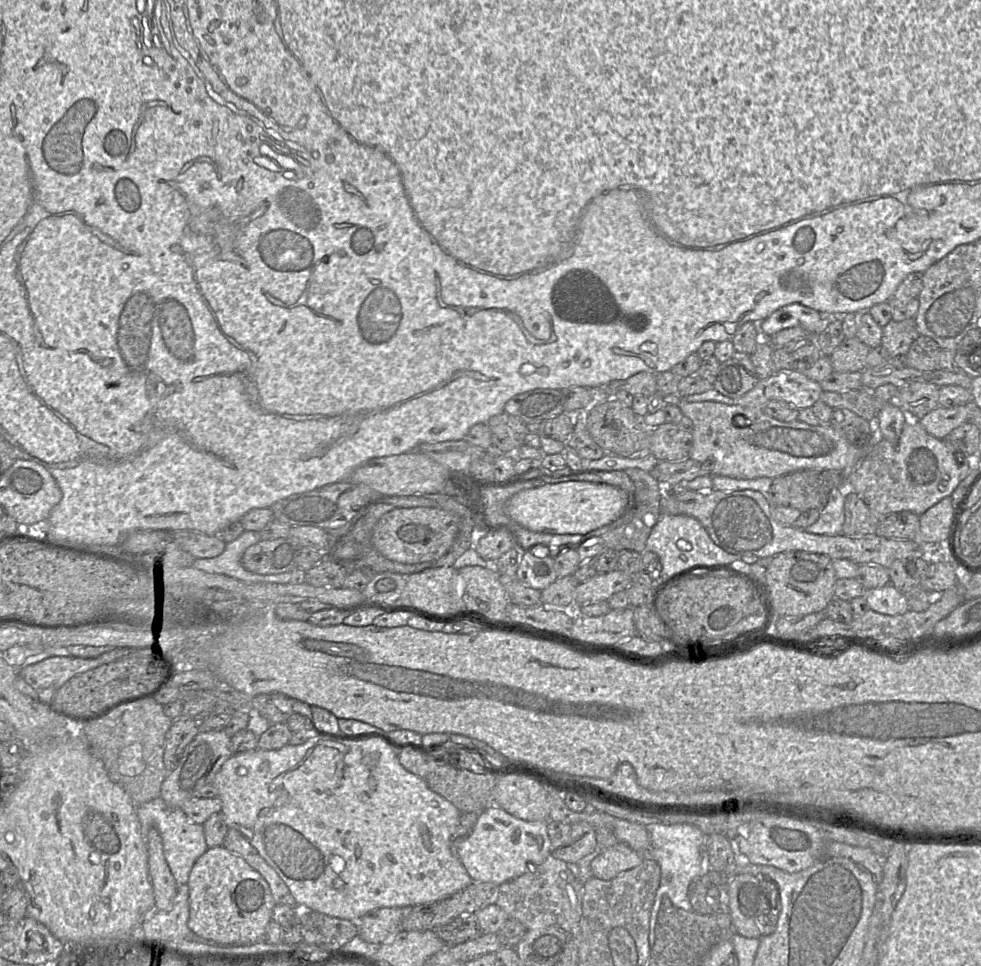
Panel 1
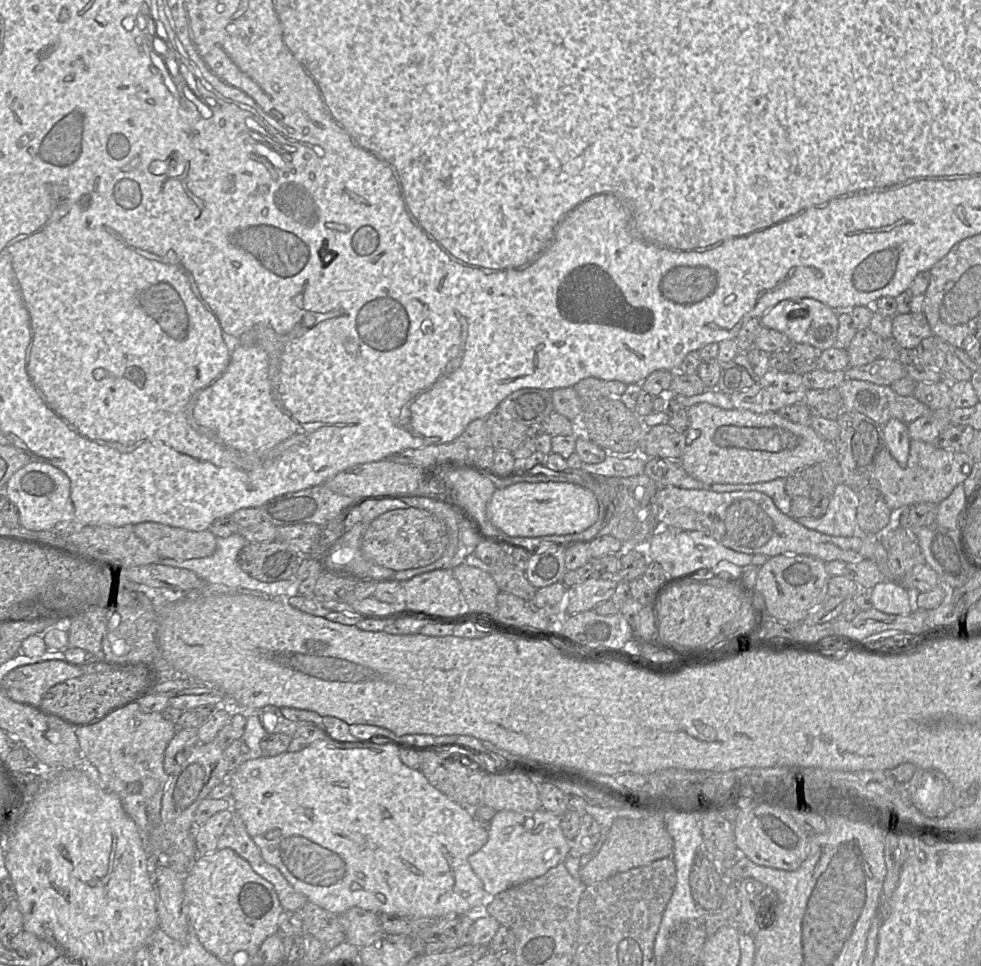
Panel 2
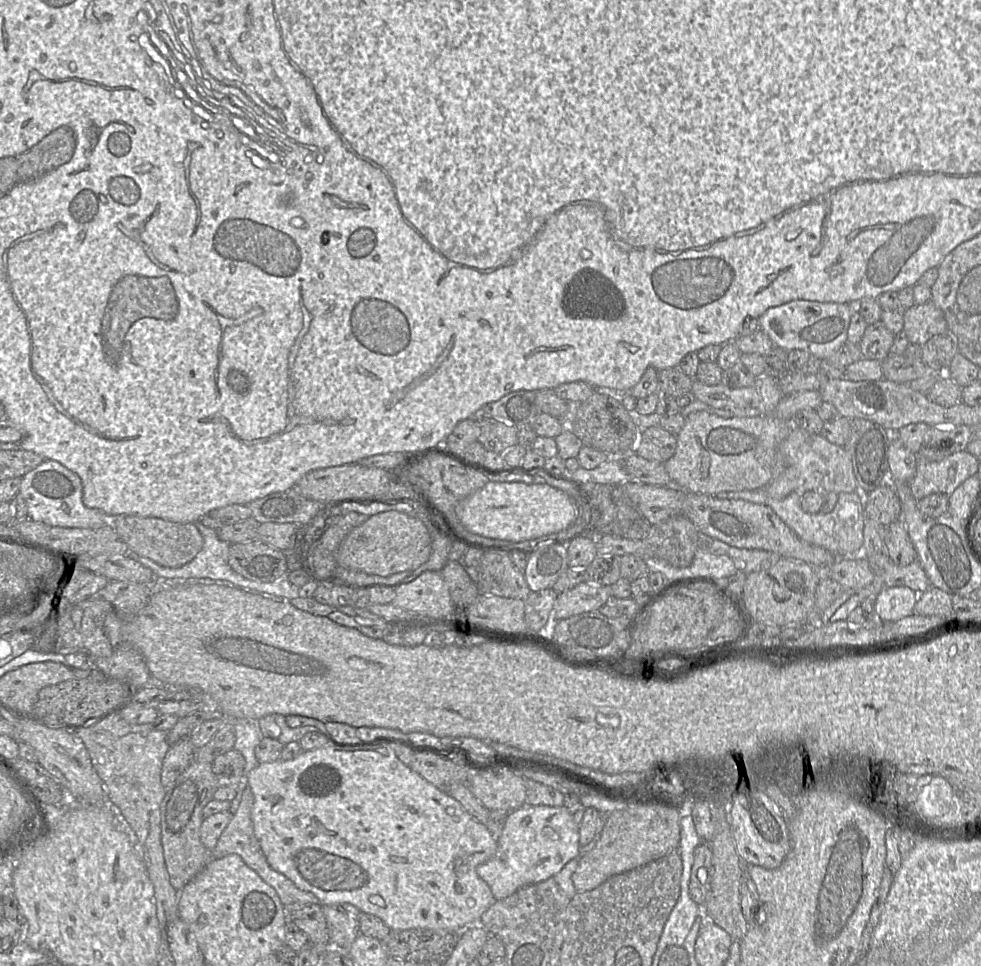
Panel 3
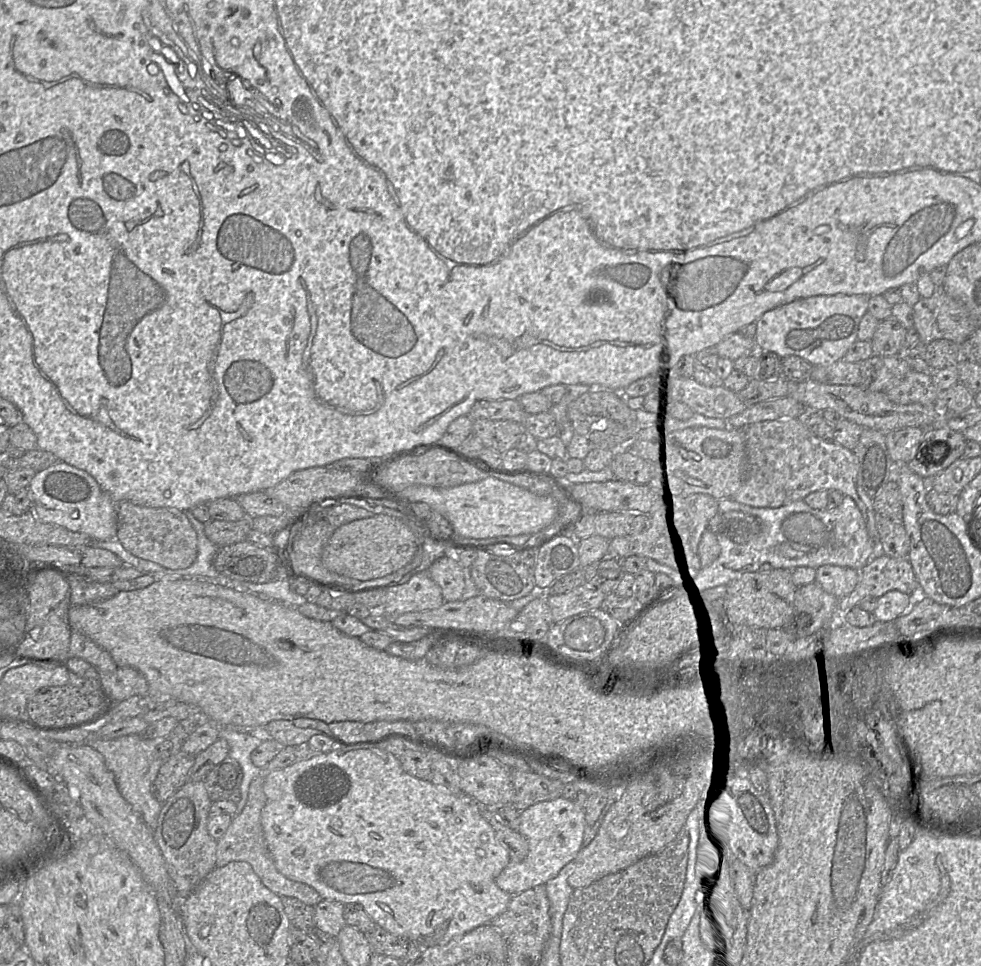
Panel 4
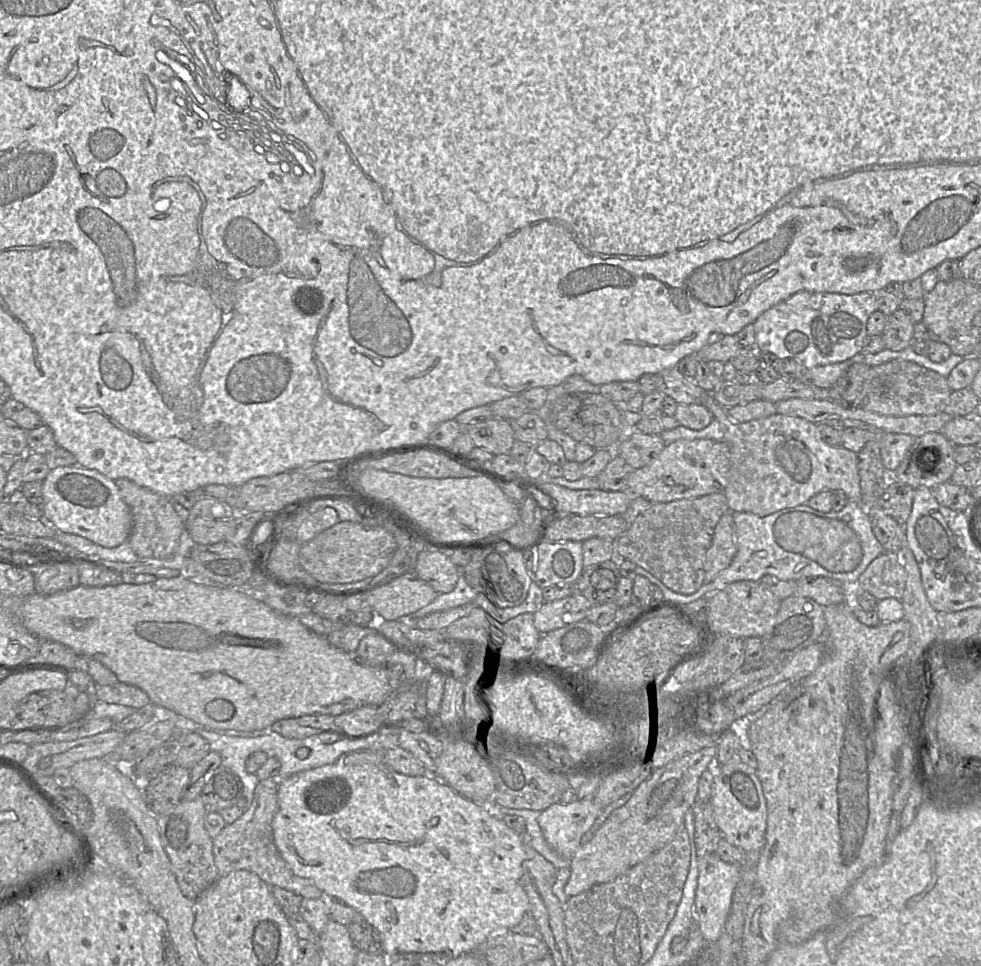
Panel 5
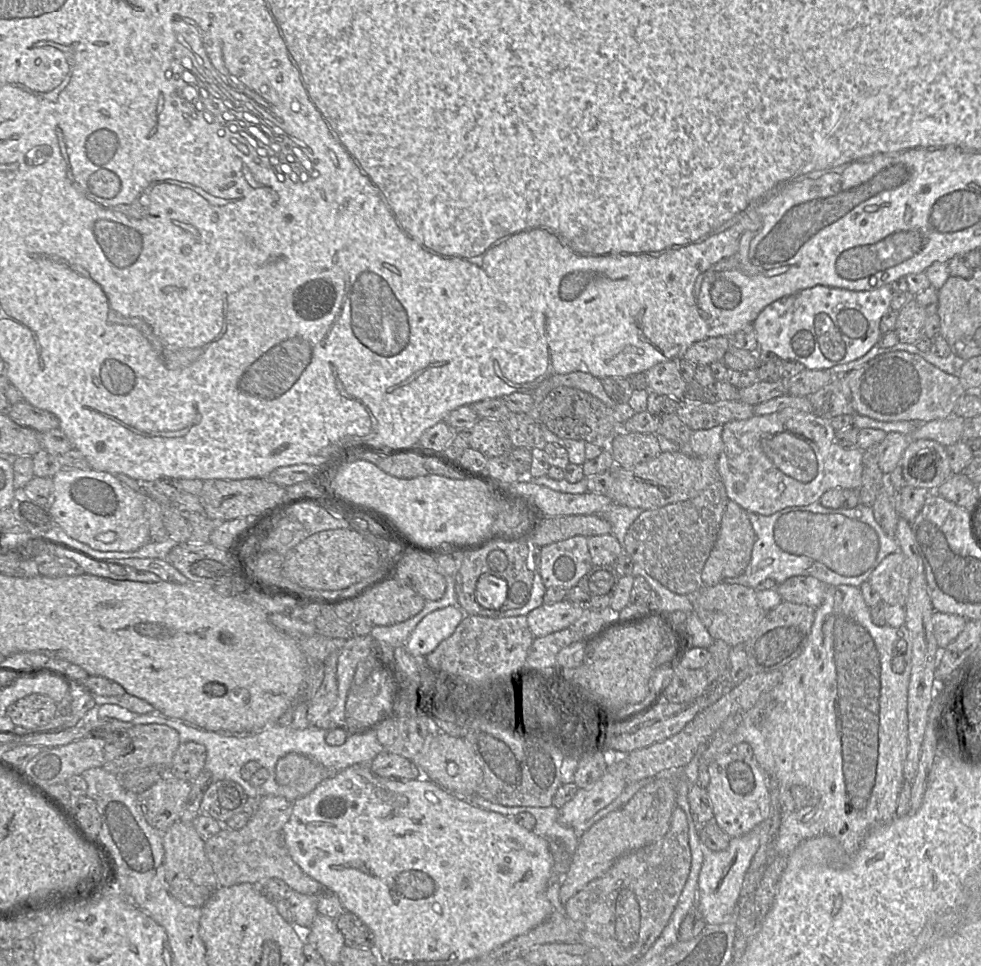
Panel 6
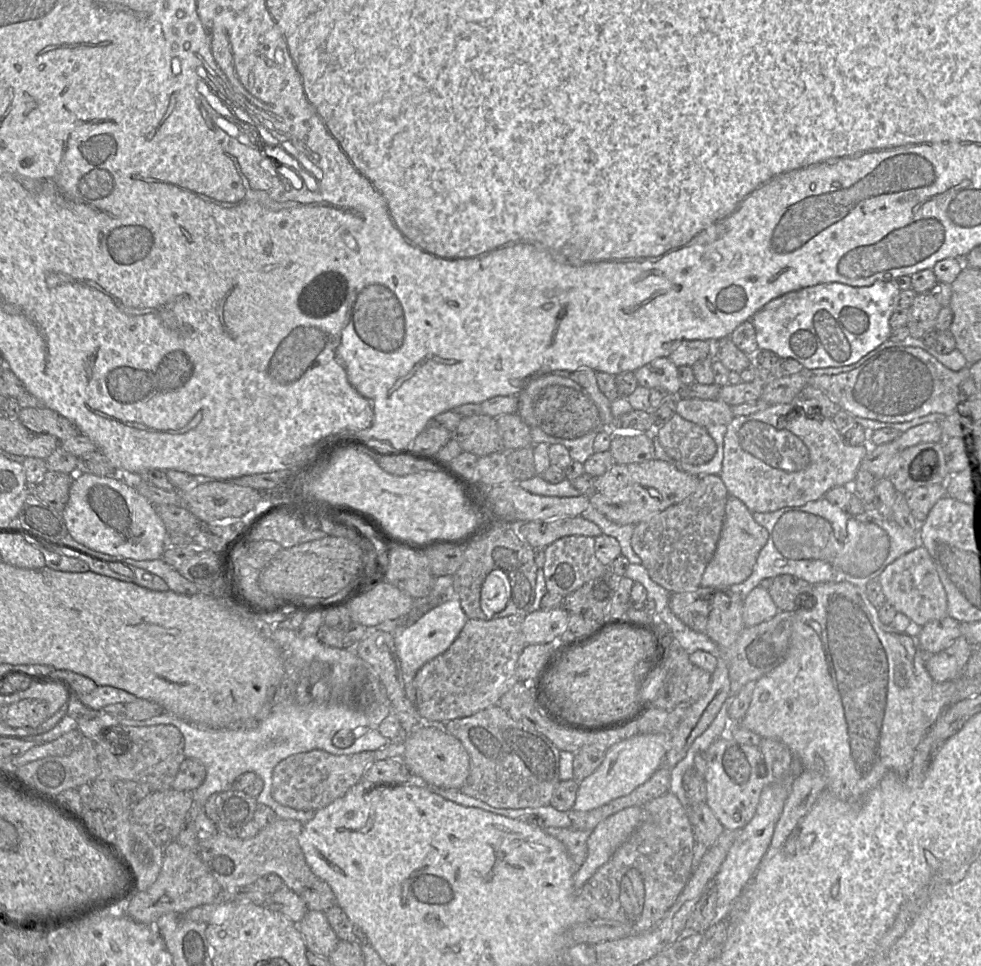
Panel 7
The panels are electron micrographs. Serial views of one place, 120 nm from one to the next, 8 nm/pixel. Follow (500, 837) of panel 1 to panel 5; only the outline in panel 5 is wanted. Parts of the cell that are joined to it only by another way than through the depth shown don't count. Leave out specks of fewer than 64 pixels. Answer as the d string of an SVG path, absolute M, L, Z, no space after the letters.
M593 798L577 799L568 804L558 802L550 805L541 812L538 817L538 823L551 848L561 857L571 859L581 845L581 837L592 827L599 813L604 808L599 807L593 801Z

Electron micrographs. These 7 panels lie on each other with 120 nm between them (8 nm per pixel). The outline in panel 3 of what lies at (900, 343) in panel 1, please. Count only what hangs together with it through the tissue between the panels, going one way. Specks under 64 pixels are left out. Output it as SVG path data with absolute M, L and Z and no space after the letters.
M931 299L903 309L903 319L902 332L911 344L923 346L933 336L948 333L944 313Z

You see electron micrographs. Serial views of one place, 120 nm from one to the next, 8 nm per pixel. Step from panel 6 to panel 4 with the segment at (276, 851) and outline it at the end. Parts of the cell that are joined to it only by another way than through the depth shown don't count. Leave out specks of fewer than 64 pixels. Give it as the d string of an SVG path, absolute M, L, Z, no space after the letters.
M261 774L251 781L248 798L243 811L235 815L224 835L217 841L216 845L216 867L222 867L232 861L244 861L251 865L255 874L260 878L264 886L279 896L297 898L307 905L316 906L322 897L312 887L302 882L290 880L281 874L274 863L268 849L263 826L261 823L261 812L266 804L266 795L263 790L264 775Z

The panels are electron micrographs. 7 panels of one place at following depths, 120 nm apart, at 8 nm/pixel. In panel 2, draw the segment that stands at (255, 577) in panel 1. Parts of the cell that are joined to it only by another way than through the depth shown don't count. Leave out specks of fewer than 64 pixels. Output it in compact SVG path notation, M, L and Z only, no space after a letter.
M235 533L229 537L216 537L216 550L215 552L205 558L196 558L188 560L174 560L170 558L161 558L156 564L183 568L194 572L206 583L223 584L232 589L250 589L258 590L275 597L287 597L291 595L295 587L295 579L287 579L276 582L261 582L241 569L238 564L238 555L243 547L248 542L241 534Z

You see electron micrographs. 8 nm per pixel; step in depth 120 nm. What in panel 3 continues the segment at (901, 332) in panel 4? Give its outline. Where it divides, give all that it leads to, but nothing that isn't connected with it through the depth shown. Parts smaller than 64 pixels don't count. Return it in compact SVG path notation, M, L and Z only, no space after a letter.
M880 320L868 325L859 343L861 359L884 360L890 353L894 338L895 334Z

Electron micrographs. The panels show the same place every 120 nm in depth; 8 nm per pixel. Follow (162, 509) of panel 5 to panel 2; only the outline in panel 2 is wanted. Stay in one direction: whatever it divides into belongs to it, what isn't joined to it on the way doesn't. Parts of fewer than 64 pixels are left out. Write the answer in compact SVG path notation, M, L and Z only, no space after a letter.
M155 522L134 525L134 532L161 558L188 560L211 556L216 550L216 536L208 529L188 531Z

